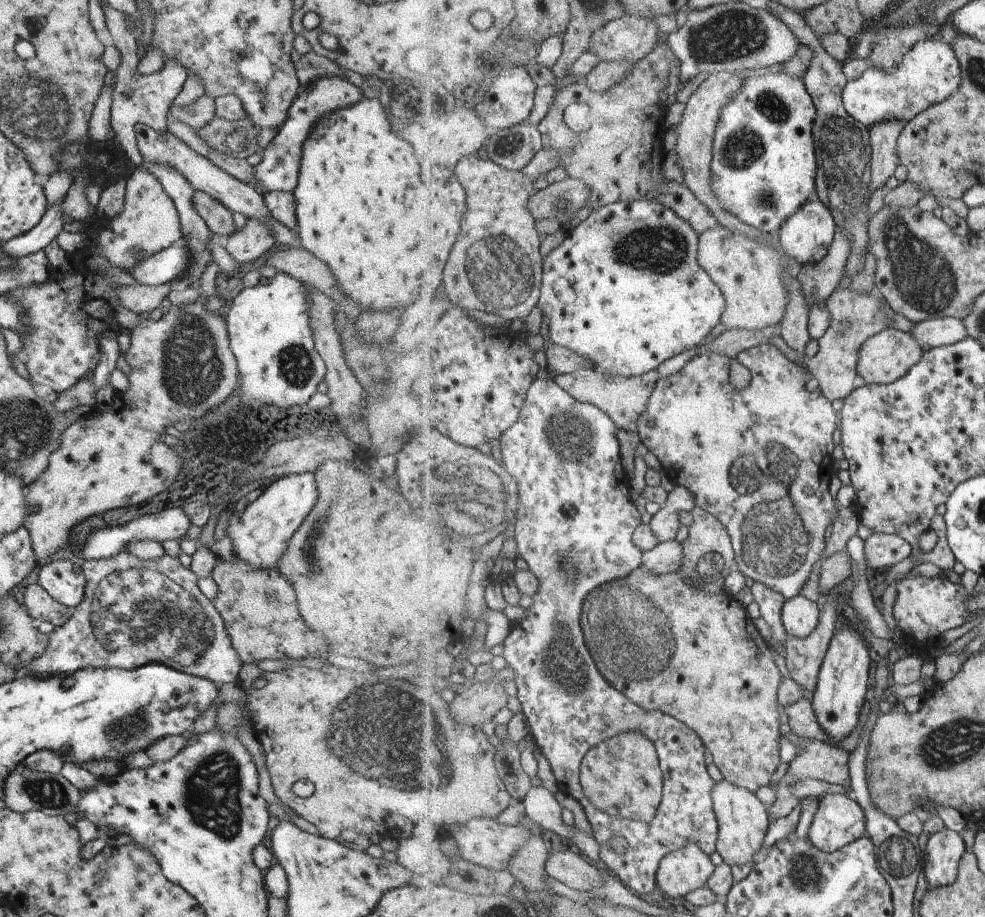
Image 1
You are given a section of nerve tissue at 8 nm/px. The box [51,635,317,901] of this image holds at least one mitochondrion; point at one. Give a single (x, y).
(210, 793)

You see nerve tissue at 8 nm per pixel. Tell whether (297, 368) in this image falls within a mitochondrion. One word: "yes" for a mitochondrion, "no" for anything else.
yes

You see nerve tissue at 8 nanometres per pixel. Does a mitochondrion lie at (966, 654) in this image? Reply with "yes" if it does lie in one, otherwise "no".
no

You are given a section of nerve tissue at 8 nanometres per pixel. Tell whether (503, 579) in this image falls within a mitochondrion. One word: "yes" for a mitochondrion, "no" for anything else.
no

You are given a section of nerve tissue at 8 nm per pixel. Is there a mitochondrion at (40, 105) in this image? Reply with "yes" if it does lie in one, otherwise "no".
yes

